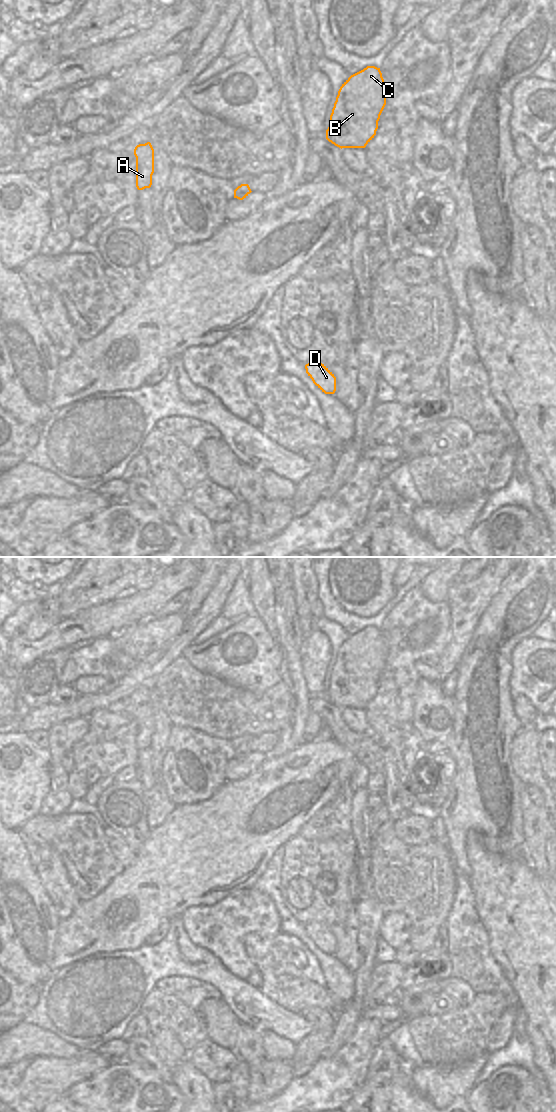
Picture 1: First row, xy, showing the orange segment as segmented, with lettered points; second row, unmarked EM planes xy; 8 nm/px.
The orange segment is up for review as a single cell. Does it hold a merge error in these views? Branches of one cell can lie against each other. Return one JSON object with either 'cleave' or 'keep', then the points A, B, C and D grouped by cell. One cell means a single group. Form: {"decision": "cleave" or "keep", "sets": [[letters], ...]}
{"decision": "keep", "sets": [["A", "B", "C", "D"]]}

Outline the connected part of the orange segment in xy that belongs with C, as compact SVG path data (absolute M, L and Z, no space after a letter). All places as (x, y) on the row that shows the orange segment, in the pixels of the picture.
M367 66L340 87L326 139L339 148L365 148L374 138L386 105L386 85L380 68Z

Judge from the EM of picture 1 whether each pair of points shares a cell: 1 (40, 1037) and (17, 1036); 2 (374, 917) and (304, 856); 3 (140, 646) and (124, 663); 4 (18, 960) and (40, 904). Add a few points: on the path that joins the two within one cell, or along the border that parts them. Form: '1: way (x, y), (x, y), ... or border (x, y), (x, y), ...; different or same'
1: way (34, 1037), (23, 1037); same
2: border (355, 898), (354, 910), (358, 923); different
3: border (113, 641), (119, 649), (137, 660); different
4: way (20, 946), (20, 924), (26, 918); same

